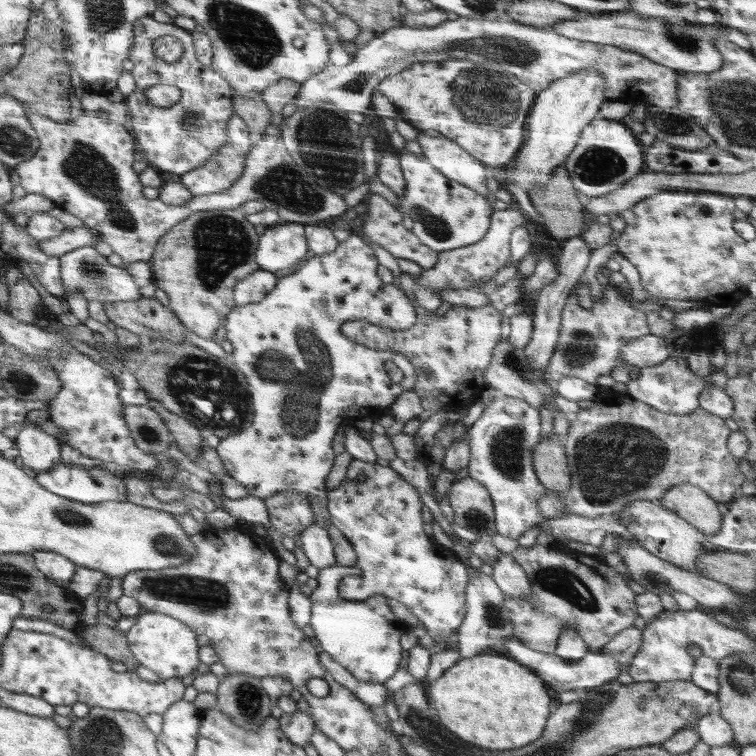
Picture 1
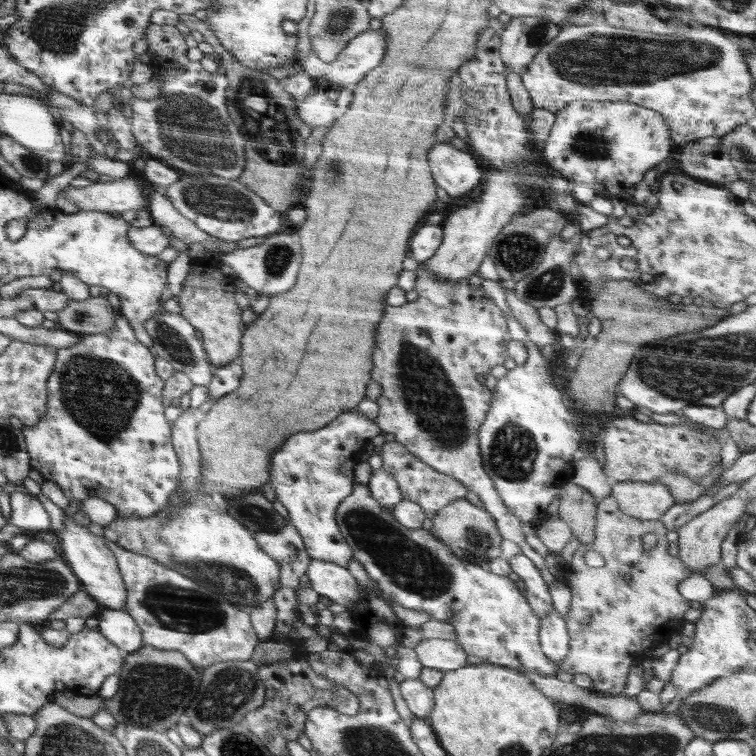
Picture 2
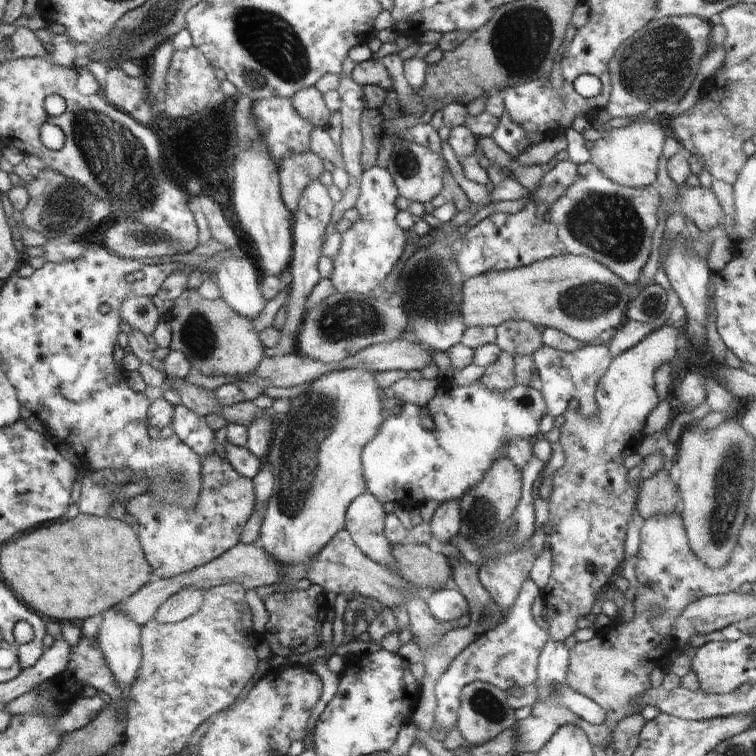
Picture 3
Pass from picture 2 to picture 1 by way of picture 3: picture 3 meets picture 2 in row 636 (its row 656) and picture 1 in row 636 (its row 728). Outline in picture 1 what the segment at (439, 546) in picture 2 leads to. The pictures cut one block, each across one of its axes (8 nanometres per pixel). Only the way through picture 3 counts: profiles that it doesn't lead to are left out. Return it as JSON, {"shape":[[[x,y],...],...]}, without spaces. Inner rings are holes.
{"shape":[[[354,460],[348,468],[346,479],[338,488],[328,491],[327,498],[329,520],[352,545],[357,556],[356,566],[363,572],[359,576],[343,578],[338,587],[340,598],[363,601],[374,594],[394,598],[402,602],[424,624],[430,637],[440,636],[447,643],[462,624],[466,614],[465,588],[469,573],[459,558],[452,560],[446,557],[439,546],[424,533],[422,503],[418,490],[390,466],[364,464]]]}

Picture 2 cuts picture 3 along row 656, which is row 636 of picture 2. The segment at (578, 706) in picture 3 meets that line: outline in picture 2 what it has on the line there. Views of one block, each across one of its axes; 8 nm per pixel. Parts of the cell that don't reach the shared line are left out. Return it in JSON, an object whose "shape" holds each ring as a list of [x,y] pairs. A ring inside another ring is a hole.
{"shape":[[[554,608],[545,617],[539,618],[539,629],[541,649],[558,668],[569,649],[570,638],[565,620]]]}

